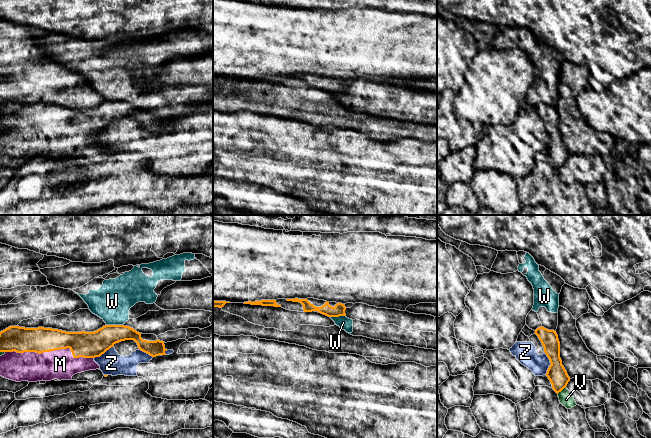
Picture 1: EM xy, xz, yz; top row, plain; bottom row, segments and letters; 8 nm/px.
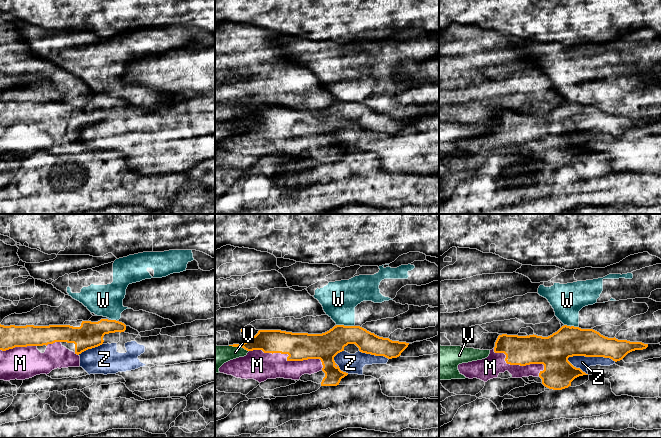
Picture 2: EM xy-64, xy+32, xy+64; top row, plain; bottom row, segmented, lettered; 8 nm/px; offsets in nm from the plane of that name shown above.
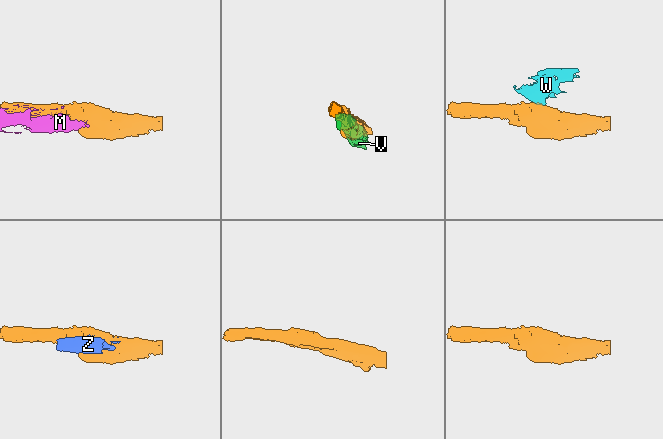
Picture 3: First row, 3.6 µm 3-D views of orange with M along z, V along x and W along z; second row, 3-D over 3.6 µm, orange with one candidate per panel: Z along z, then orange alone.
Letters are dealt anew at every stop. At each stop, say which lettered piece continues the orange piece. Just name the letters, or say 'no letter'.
M

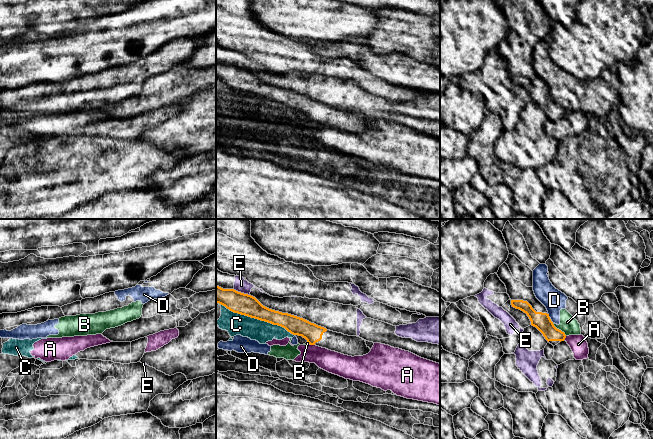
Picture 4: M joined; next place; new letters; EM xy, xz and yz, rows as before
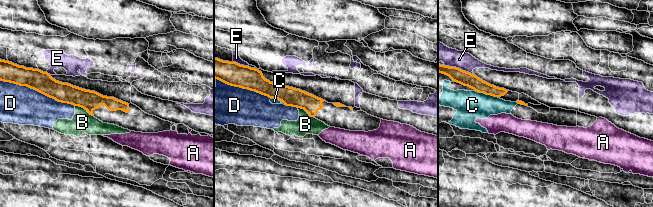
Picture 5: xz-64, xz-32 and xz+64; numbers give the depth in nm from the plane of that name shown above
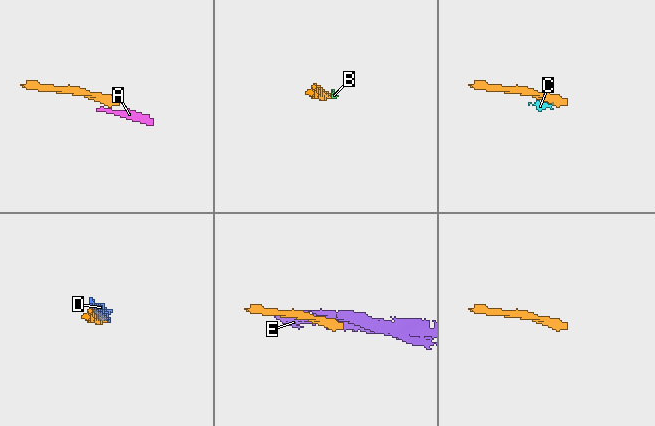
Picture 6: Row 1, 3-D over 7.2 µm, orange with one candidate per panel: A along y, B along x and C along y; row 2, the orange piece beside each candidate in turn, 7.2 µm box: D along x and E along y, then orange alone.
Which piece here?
no letter

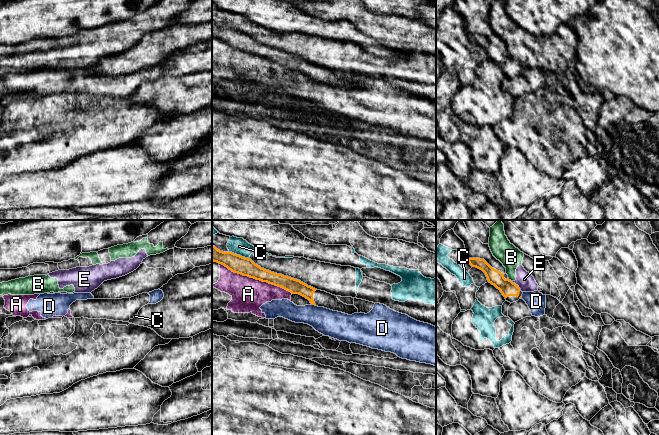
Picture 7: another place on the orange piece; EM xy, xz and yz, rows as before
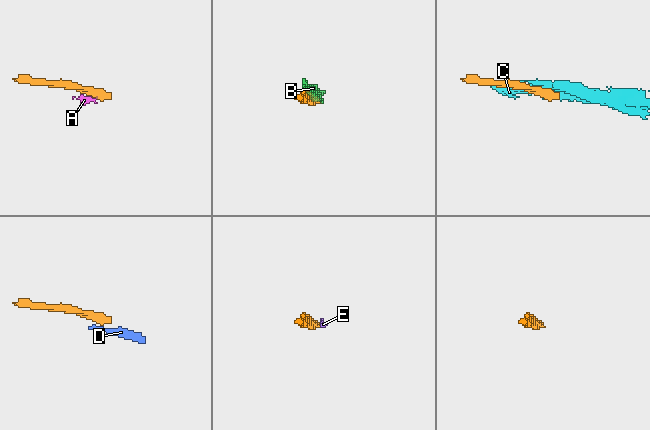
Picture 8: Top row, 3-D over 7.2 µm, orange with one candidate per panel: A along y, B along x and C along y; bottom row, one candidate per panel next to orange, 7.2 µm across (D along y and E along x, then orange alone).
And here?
no letter

